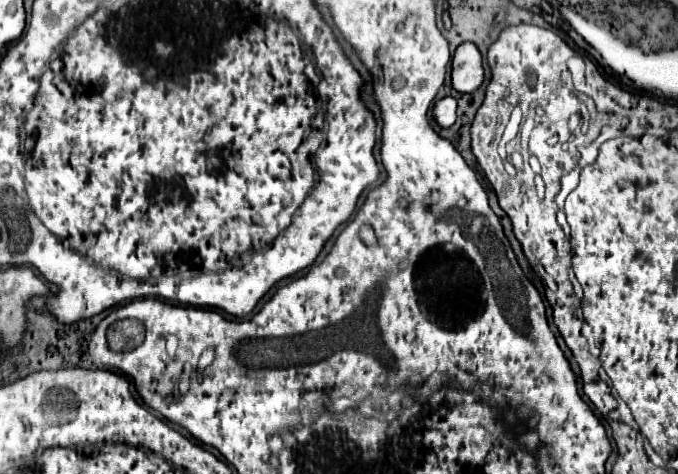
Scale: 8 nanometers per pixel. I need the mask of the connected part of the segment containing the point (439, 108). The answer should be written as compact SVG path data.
M444 97L434 105L432 111L436 123L442 123L442 127L450 127L456 121L456 99L454 97Z

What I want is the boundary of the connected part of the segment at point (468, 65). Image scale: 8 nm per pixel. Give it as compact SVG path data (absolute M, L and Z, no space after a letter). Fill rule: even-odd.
M462 43L452 57L452 87L458 93L472 93L484 79L482 55L474 43Z

